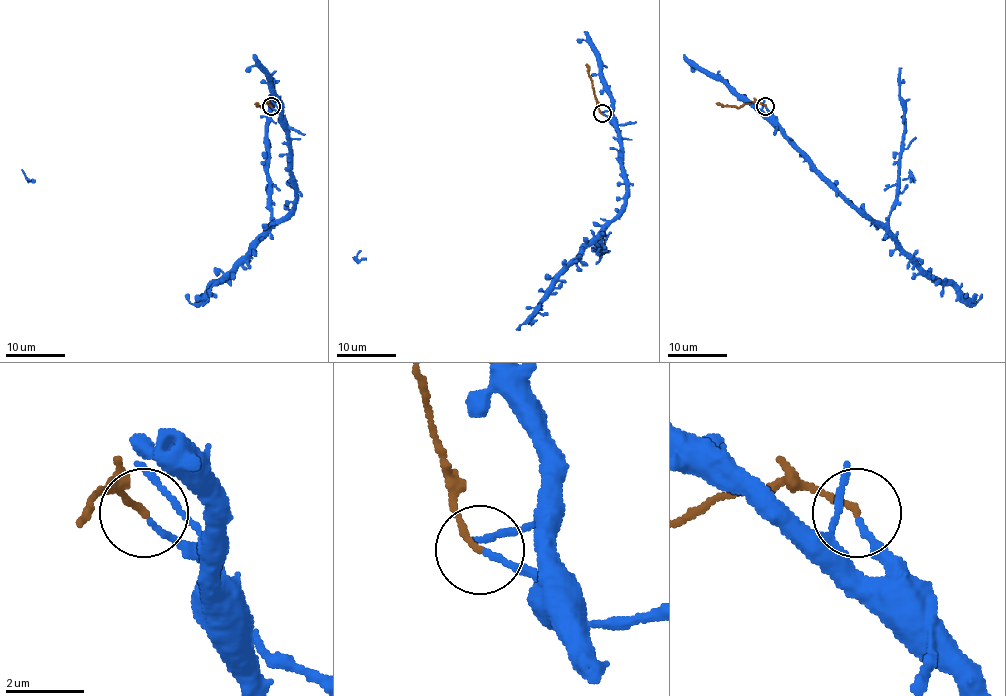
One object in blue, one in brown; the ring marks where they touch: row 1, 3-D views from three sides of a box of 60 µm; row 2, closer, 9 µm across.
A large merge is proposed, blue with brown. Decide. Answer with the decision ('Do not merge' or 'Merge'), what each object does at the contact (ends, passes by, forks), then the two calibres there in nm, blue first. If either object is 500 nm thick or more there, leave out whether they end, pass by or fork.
Do not merge. At the ring blue ends. At the ring brown ends. Thickness 140 nm (blue) against 170 nm

